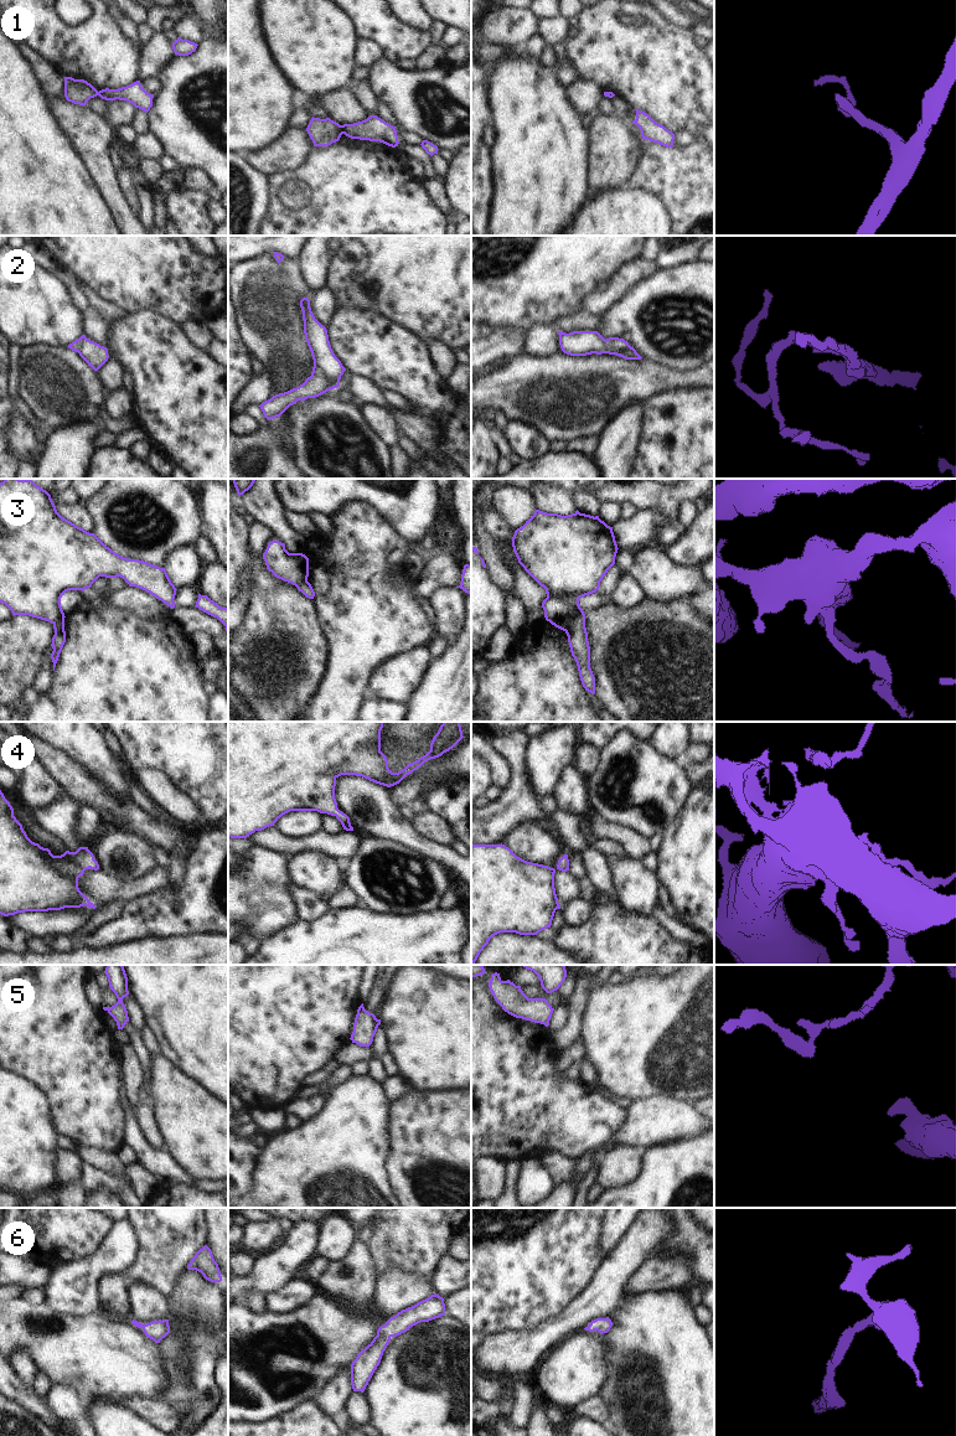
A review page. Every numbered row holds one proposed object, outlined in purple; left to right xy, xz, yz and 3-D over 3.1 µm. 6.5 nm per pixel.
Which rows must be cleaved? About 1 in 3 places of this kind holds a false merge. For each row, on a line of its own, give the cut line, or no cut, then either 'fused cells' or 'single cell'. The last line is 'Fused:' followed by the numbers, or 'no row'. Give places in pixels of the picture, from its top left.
1: cut xz (340, 125), (344, 133); fused cells
2: cut yz (605, 340), (606, 345), (616, 351), (626, 351), (631, 347); fused cells
3: cut yz (583, 611), (564, 630); fused cells
4: cut none; single cell
5: cut none; single cell
6: cut none; single cell
Fused: 1, 2, 3

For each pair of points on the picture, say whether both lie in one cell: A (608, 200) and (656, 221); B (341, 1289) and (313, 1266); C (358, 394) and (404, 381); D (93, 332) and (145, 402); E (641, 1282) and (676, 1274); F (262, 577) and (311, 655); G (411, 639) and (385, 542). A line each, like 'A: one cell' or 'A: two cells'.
A: one cell
B: two cells
C: two cells
D: two cells
E: one cell
F: one cell
G: one cell

